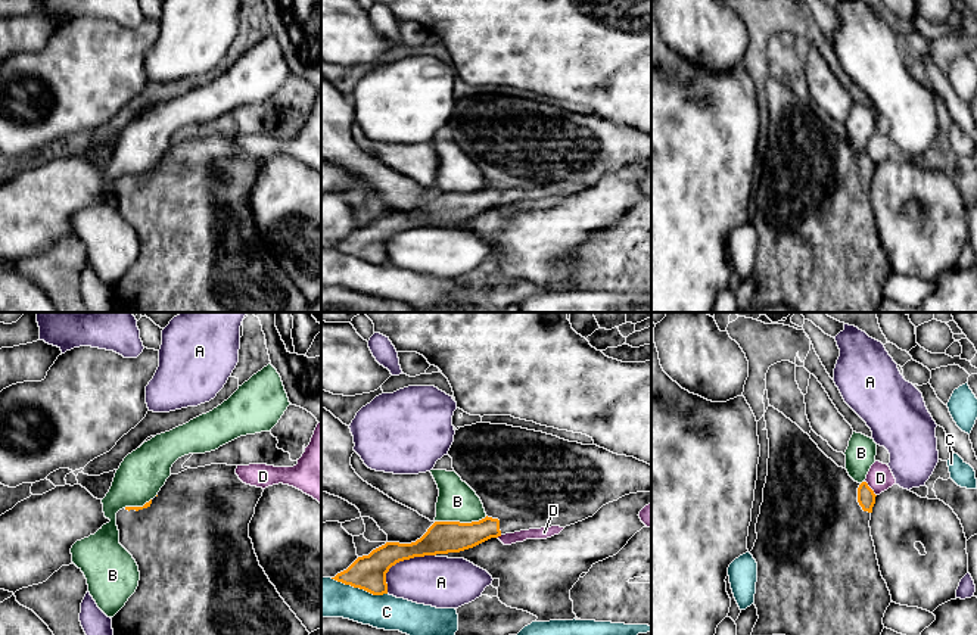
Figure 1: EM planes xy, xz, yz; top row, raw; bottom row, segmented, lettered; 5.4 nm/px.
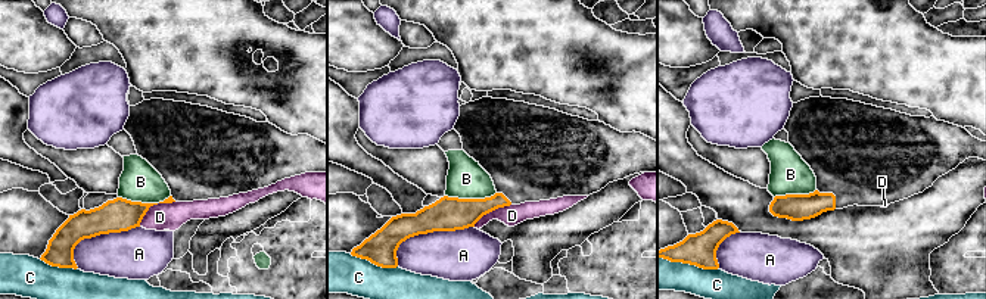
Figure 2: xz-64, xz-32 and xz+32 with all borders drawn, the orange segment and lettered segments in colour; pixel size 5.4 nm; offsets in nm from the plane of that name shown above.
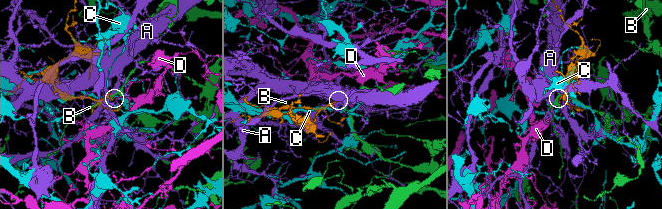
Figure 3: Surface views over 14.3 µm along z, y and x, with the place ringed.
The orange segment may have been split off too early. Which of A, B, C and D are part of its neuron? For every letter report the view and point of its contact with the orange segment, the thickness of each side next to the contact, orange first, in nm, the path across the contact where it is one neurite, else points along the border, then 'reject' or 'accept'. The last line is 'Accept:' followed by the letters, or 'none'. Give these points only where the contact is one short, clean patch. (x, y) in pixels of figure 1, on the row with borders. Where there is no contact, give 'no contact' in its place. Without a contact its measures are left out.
A: meets orange in xz at (400, 560); 190 nm thick on the orange side, 280 nm on the other; reject
B: meets orange in xz at (459, 522); 180 nm thick on the orange side, 220 nm on the other; border along xz (487, 516), (470, 522), (435, 522); reject
C: meets orange in xz at (358, 587); 190 nm thick on the orange side, 220 nm on the other; reject
D: meets orange in yz at (870, 488); 100 nm thick on the orange side, 140 nm on the other; reject
Accept: none

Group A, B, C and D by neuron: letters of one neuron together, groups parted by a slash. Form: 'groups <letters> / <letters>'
groups A / B / C / D

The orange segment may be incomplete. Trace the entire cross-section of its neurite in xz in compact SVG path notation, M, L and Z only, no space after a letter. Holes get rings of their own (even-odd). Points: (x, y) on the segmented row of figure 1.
M476 423L460 427L448 455L454 471L480 498L486 517L472 523L435 522L416 542L386 542L368 555L358 557L332 579L383 595L388 594L386 573L399 561L460 552L505 533L566 527L592 517L603 505L625 495L651 492L651 466L644 461L613 454L594 443L582 445L507 424Z

